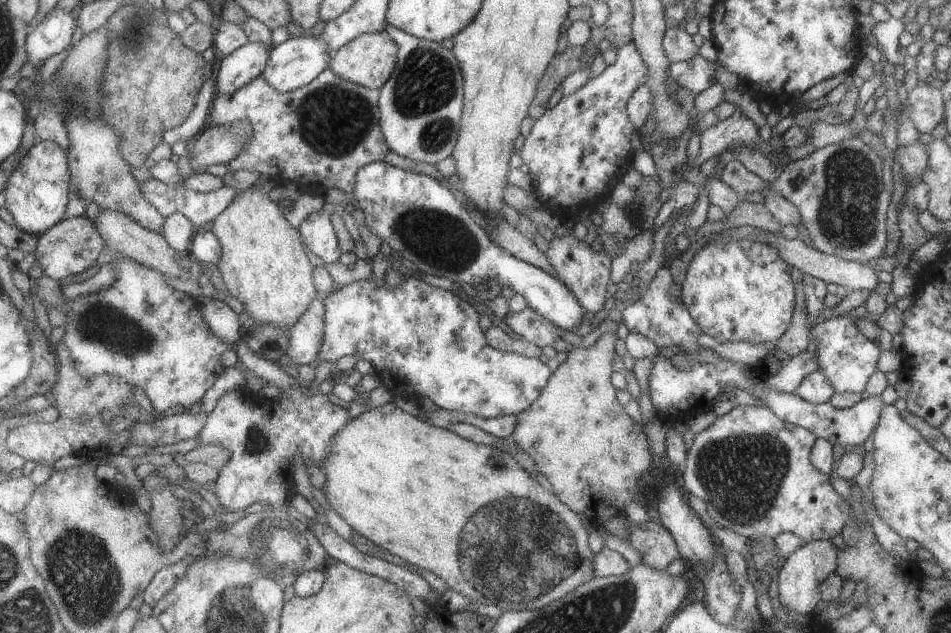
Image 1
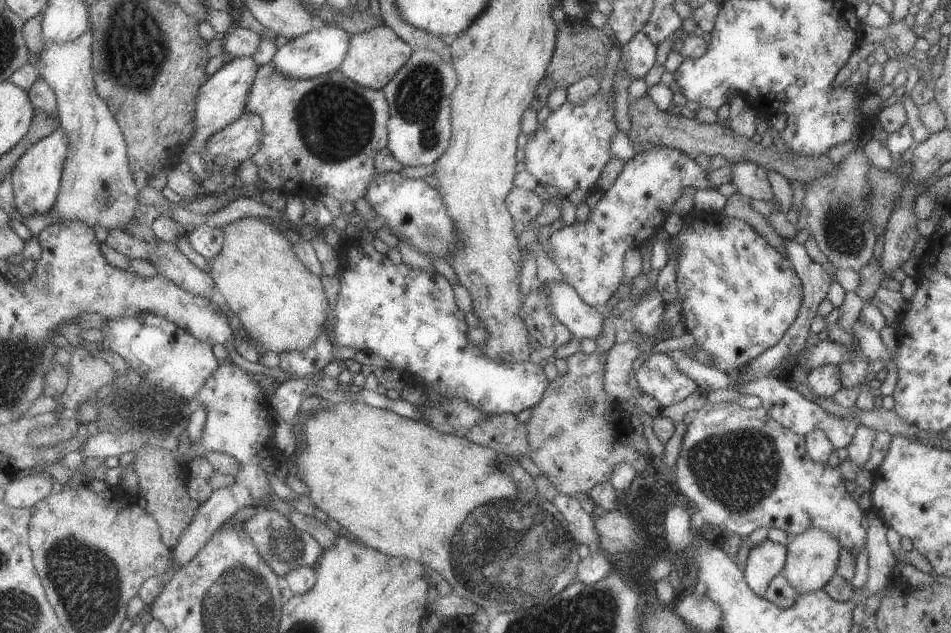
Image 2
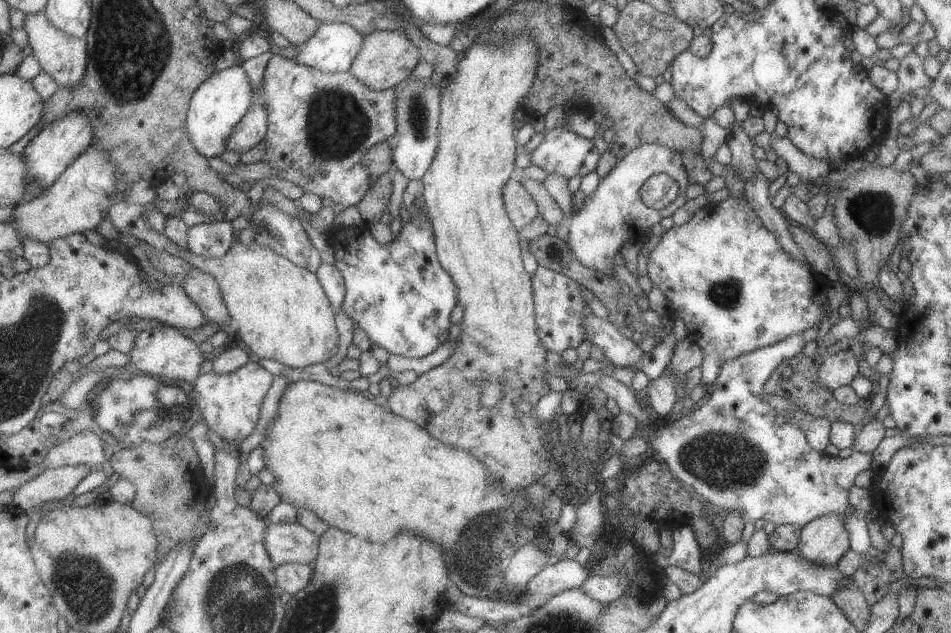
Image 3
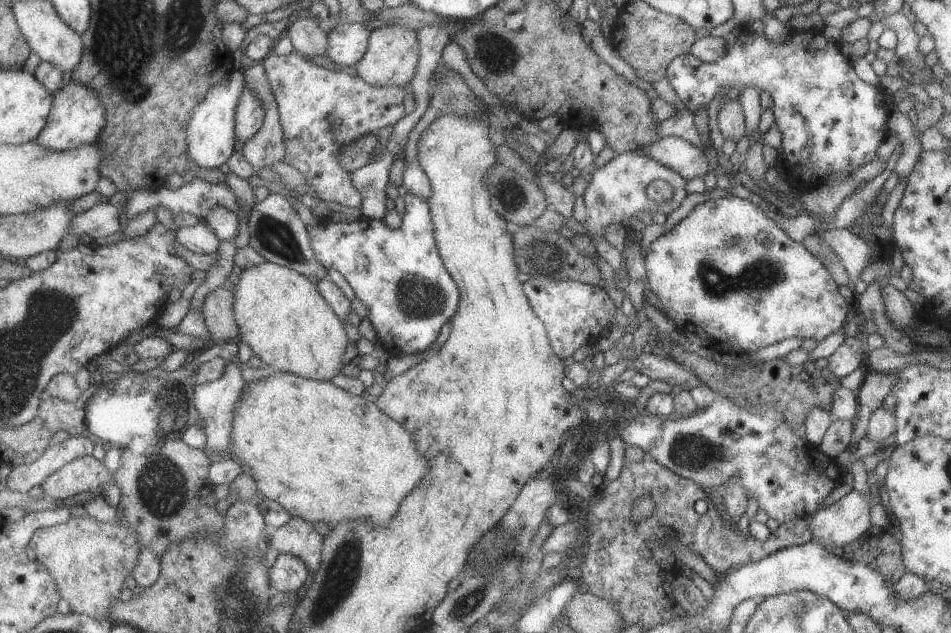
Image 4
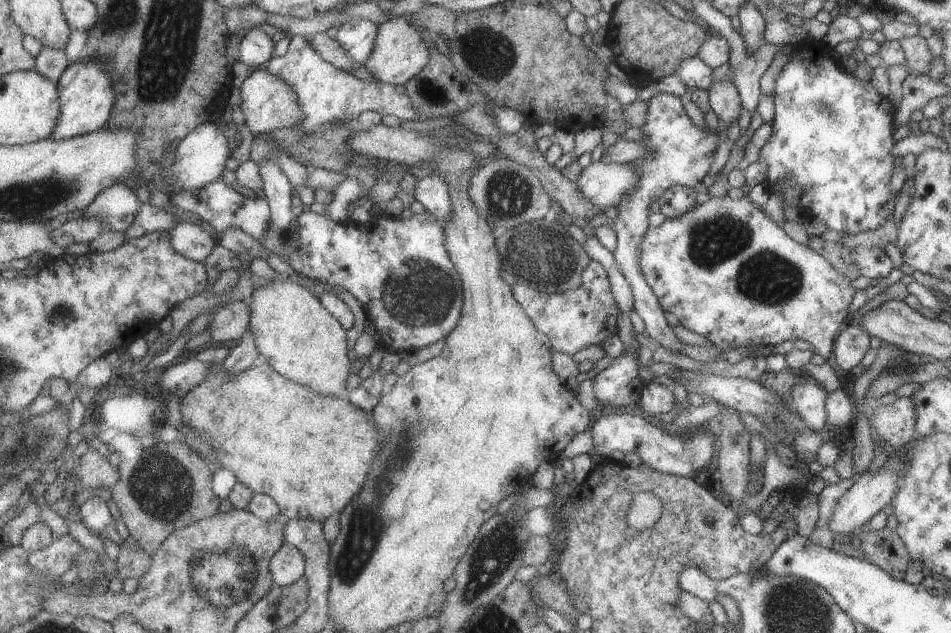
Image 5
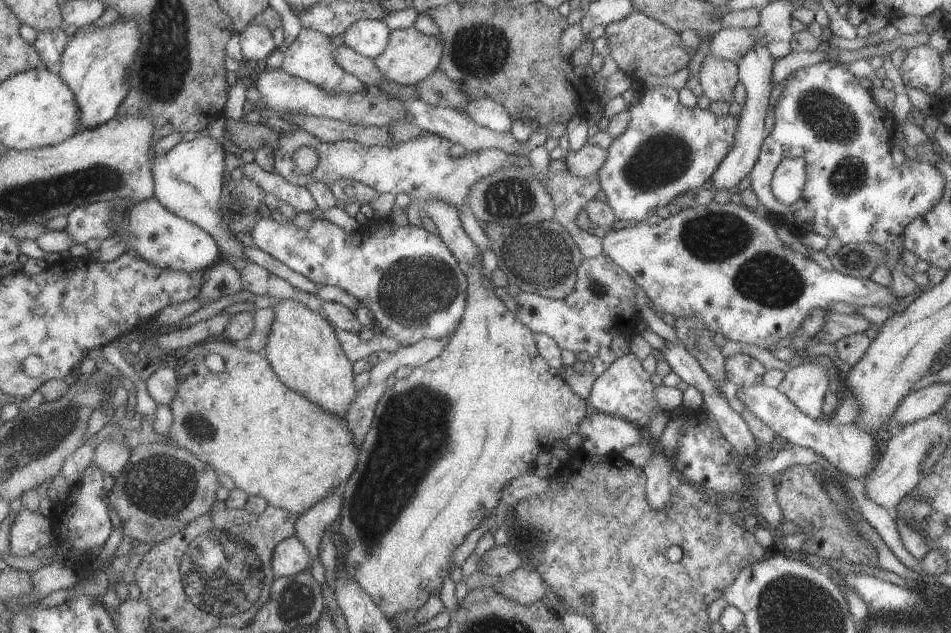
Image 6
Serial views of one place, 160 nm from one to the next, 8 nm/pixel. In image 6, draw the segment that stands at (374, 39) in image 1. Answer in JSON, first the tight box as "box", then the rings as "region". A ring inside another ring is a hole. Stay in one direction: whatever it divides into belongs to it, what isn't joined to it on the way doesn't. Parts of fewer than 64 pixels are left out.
{"box":[375,26,442,86],"region":[[[413,26],[404,29],[395,29],[391,33],[390,46],[375,59],[378,67],[388,76],[389,80],[397,84],[414,86],[420,80],[427,78],[438,69],[442,60],[442,42],[433,35],[425,35]]]}

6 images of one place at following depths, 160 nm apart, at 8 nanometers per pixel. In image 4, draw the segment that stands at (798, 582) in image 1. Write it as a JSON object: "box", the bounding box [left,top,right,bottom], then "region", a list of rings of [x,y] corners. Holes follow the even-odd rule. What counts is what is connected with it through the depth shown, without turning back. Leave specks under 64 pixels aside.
{"box":[807,489,870,550],"region":[[[854,489],[831,506],[821,508],[807,519],[811,541],[824,549],[835,546],[839,550],[864,536],[870,528],[869,500]]]}

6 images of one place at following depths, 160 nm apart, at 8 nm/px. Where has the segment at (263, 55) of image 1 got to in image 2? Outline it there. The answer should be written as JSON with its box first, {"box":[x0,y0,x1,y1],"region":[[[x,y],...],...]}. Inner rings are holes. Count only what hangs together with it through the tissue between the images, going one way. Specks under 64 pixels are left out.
{"box":[180,56,259,162],"region":[[[253,56],[235,57],[228,64],[224,64],[214,75],[210,76],[203,88],[199,88],[199,98],[197,99],[197,118],[195,118],[194,137],[183,149],[180,161],[186,162],[191,154],[207,154],[207,142],[211,136],[217,134],[237,122],[241,116],[247,112],[247,100],[254,88],[255,80],[259,72],[259,64]]]}

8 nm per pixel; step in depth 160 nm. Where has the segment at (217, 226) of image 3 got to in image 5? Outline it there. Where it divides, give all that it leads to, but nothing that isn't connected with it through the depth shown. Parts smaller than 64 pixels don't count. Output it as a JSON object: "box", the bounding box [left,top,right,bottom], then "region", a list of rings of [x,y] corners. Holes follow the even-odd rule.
{"box":[171,222,219,263],"region":[[[181,222],[177,224],[171,234],[171,242],[175,251],[183,254],[185,258],[205,263],[205,260],[213,254],[219,239],[209,232],[204,232],[199,224],[193,222]]]}

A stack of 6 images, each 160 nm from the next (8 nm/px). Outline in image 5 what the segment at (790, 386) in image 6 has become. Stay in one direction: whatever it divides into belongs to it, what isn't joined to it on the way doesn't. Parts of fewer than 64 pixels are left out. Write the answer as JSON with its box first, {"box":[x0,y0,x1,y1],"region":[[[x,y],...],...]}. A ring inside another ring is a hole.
{"box":[791,376,826,433],"region":[[[799,376],[791,386],[791,400],[793,412],[803,420],[806,429],[815,433],[826,427],[826,391],[813,378]]]}

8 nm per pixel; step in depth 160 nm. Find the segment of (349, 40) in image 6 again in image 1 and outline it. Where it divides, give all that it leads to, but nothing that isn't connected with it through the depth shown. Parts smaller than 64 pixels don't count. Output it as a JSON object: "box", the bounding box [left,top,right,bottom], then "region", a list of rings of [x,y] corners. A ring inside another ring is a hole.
{"box":[263,35,335,93],"region":[[[319,35],[289,38],[271,50],[270,59],[263,76],[282,93],[294,91],[312,83],[313,80],[329,69],[331,61],[334,59],[334,53],[335,50],[332,52],[328,40]]]}

